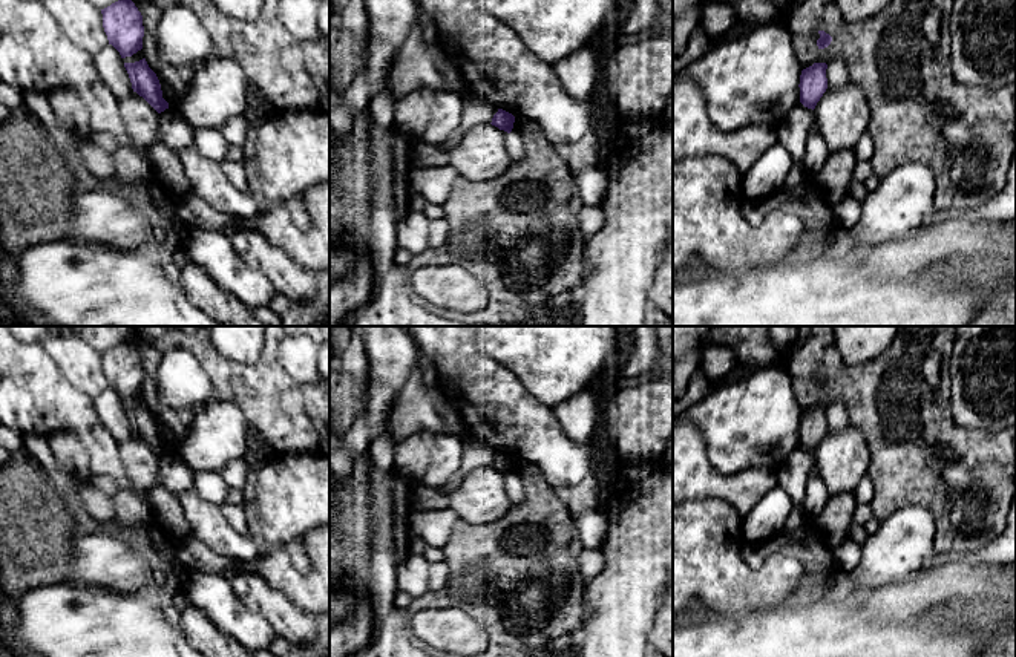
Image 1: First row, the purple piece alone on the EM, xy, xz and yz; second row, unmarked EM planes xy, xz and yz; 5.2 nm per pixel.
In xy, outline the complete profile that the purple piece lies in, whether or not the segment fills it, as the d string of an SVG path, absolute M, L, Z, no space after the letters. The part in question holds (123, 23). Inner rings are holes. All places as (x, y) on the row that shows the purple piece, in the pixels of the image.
M118 0L101 9L103 28L121 58L132 57L143 49L143 15L132 0Z

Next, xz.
M498 109L498 112L492 118L492 126L498 127L500 130L504 130L507 133L512 132L515 123L515 116L503 109Z

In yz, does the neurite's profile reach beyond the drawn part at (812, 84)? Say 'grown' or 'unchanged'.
unchanged

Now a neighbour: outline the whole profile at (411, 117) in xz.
M420 87L397 100L392 121L392 127L397 133L412 142L423 139L431 119L429 100L432 93L434 89Z

